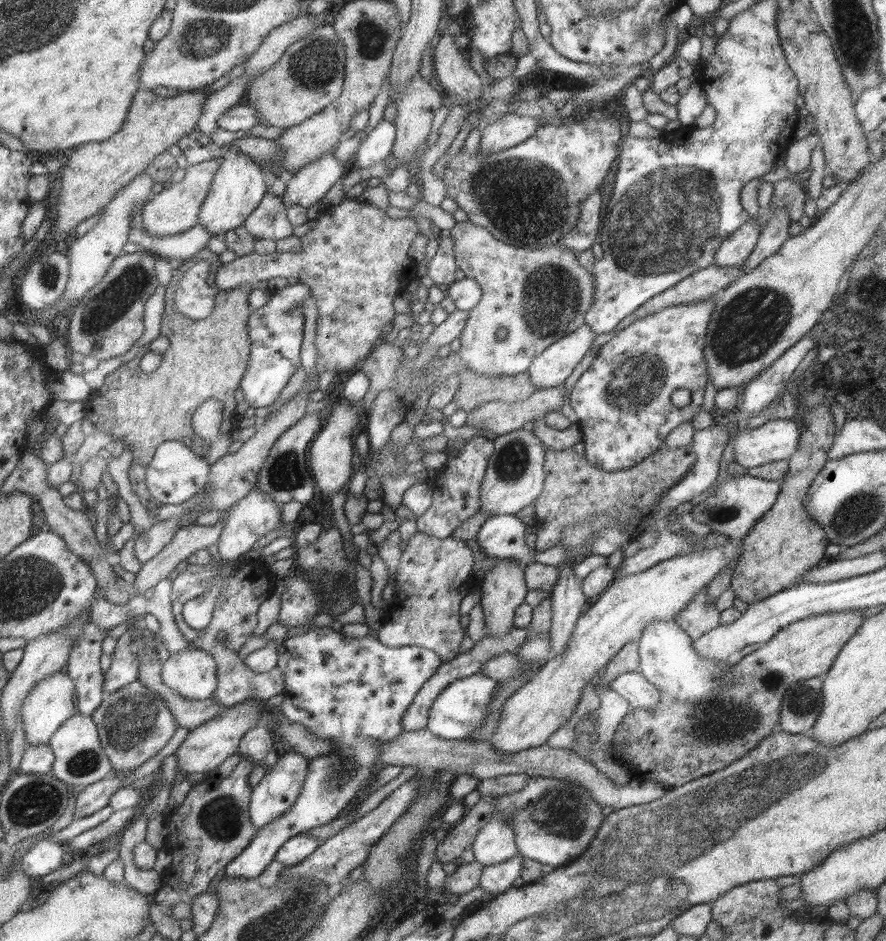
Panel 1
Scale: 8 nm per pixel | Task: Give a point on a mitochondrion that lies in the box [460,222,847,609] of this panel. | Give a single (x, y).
(749, 325)

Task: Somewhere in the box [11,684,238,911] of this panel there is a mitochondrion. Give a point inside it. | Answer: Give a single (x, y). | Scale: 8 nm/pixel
(85, 762)

